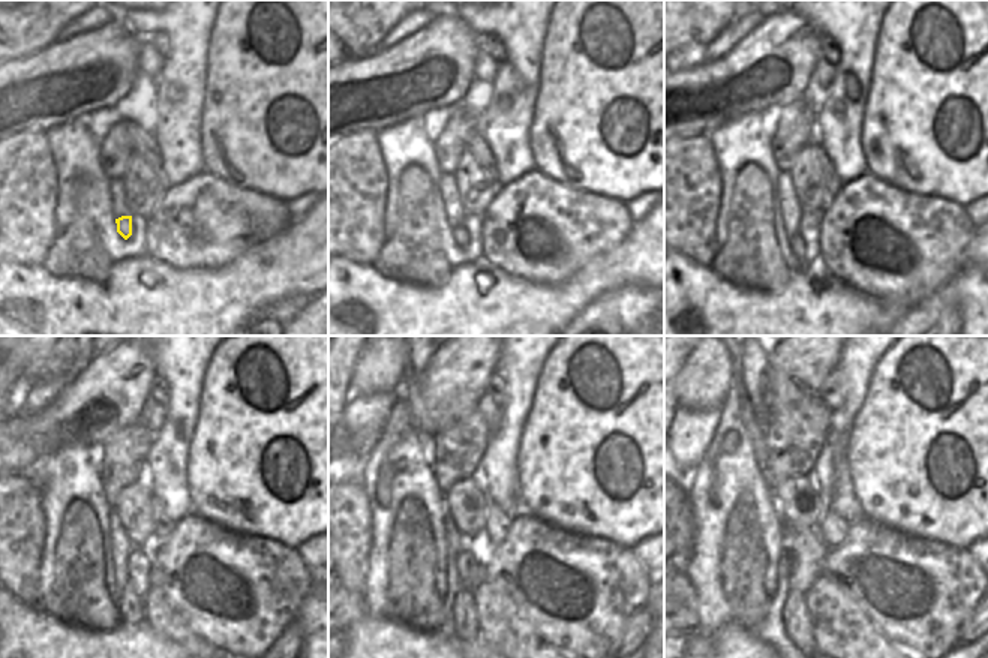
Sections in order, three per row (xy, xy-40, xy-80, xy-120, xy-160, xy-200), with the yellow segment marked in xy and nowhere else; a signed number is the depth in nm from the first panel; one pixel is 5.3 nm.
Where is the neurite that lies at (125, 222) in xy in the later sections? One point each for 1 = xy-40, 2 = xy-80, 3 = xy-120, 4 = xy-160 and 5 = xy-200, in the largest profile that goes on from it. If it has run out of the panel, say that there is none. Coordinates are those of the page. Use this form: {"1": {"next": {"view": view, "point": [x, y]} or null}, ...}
{"1": {"next": {"view": "xy-40", "point": [461, 236]}}, "2": {"next": {"view": "xy-80", "point": [796, 243]}}, "3": {"next": {"view": "xy-120", "point": [129, 606]}}, "4": {"next": {"view": "xy-160", "point": [462, 610]}}, "5": {"next": {"view": "xy-200", "point": [796, 624]}}}

